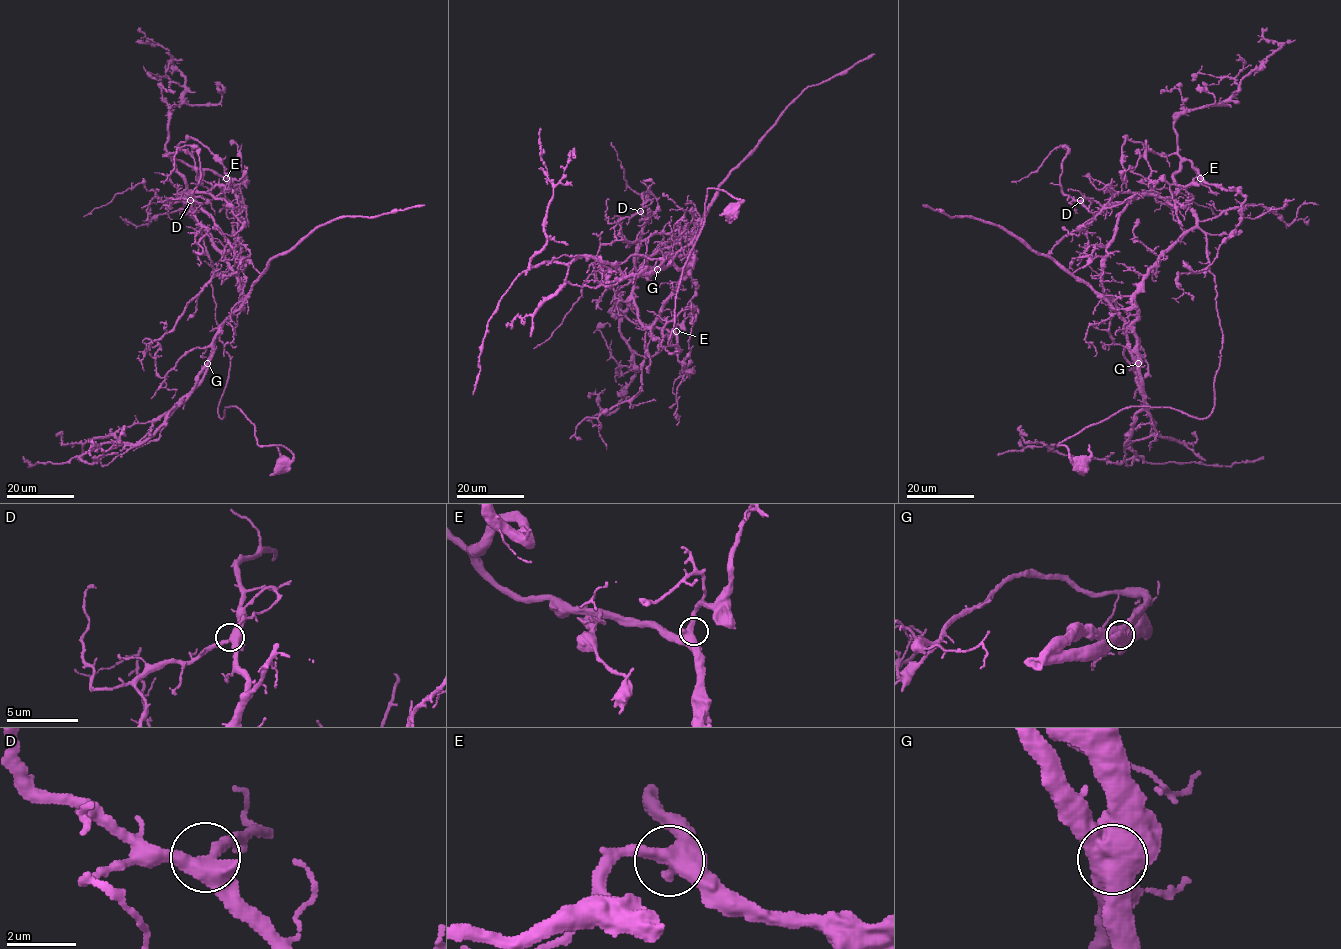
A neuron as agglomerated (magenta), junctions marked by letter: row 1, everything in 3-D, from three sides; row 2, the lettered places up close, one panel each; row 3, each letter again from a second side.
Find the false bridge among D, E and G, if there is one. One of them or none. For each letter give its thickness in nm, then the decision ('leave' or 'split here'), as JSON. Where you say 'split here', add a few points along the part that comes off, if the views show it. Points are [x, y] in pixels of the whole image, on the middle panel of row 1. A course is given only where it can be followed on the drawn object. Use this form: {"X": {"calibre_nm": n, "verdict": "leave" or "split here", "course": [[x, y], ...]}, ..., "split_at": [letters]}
{"D": {"calibre_nm": 400, "verdict": "leave"}, "E": {"calibre_nm": 420, "verdict": "leave"}, "G": {"calibre_nm": 700, "verdict": "split here", "course": [[657, 268], [663, 268], [697, 234], [718, 186], [792, 102], [809, 87], [845, 73], [874, 54]]}, "split_at": ["G"]}

